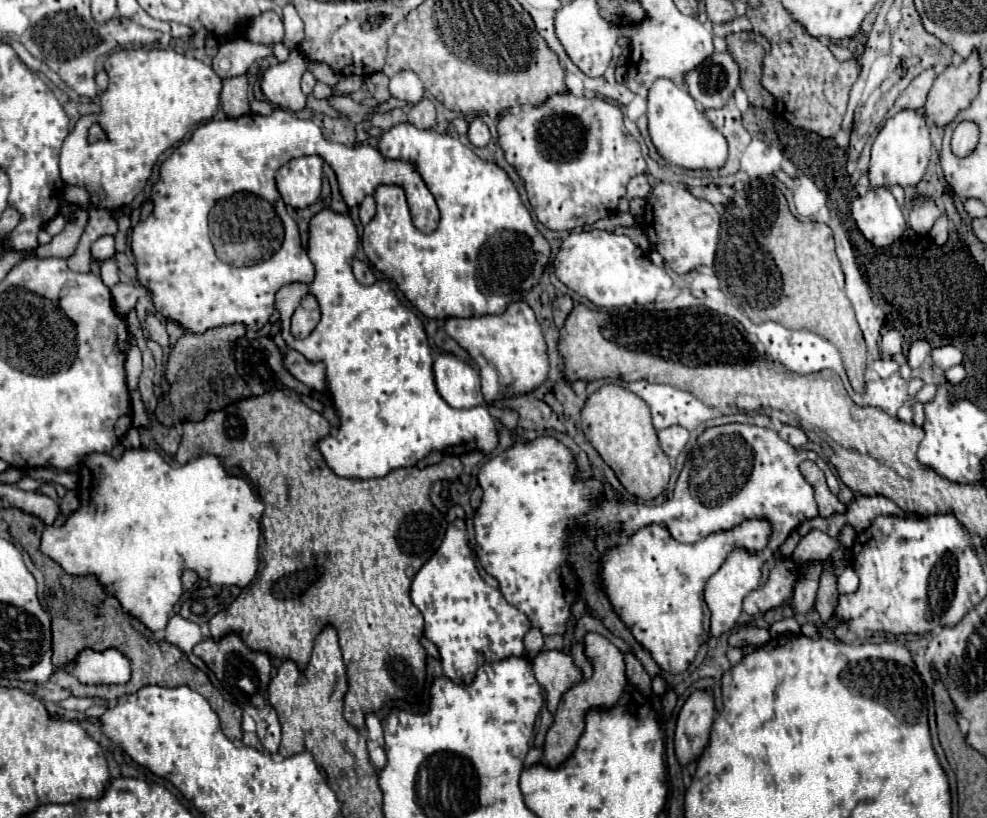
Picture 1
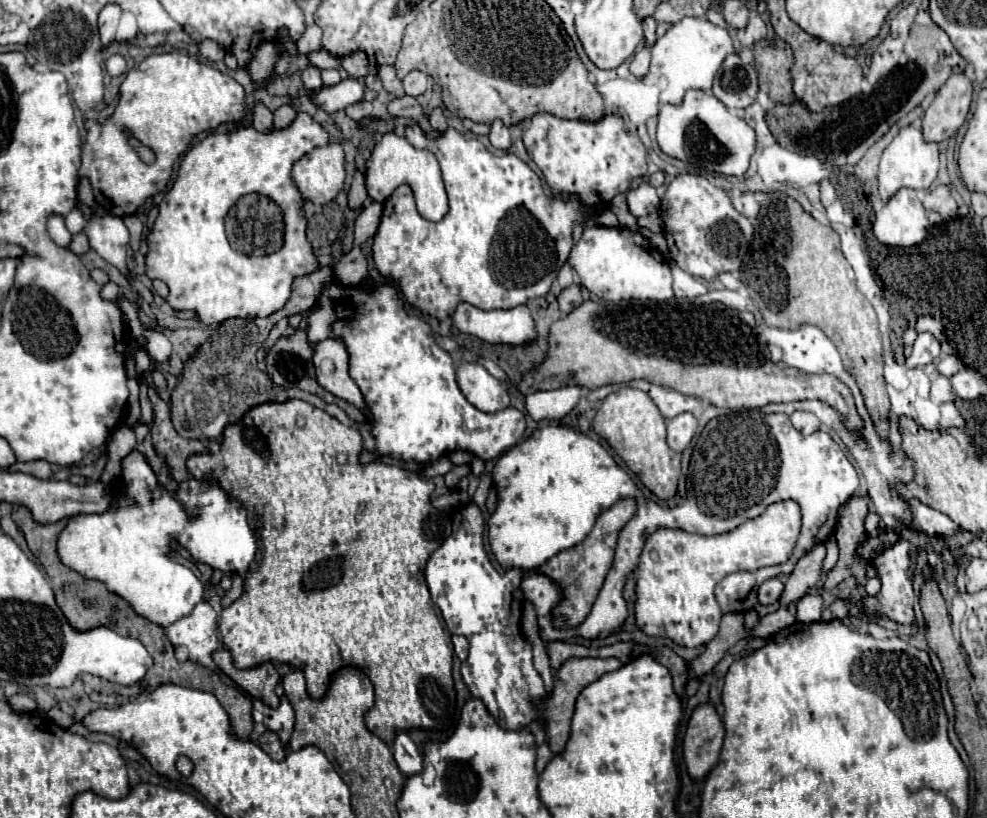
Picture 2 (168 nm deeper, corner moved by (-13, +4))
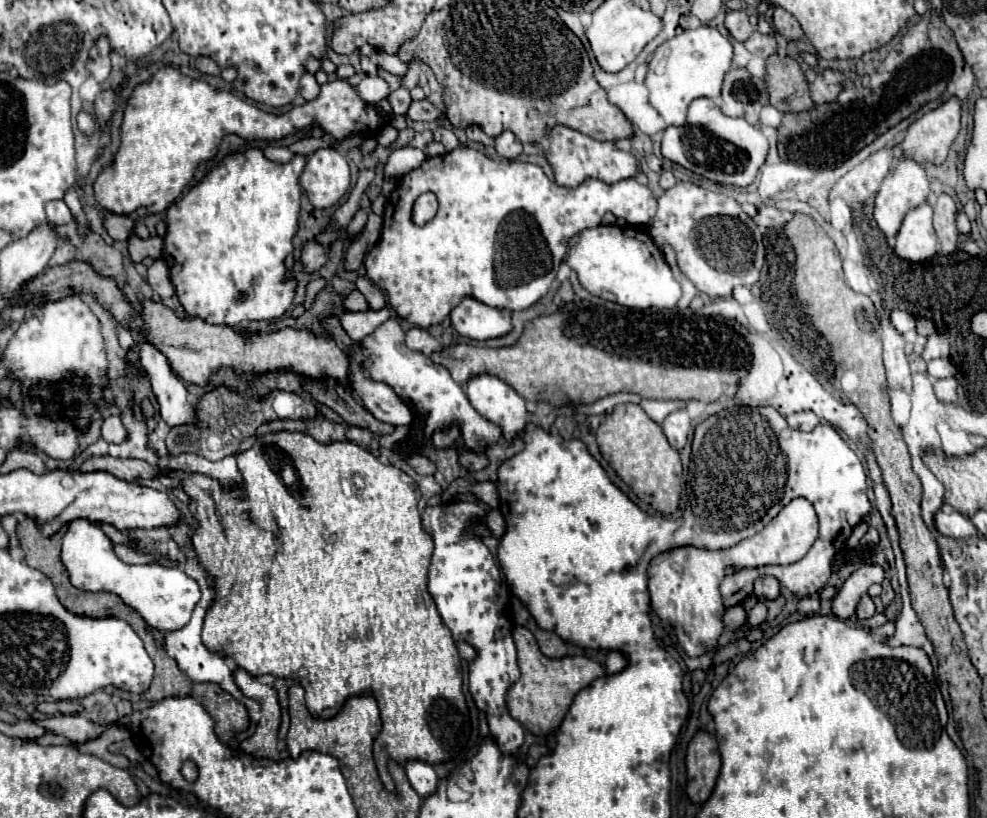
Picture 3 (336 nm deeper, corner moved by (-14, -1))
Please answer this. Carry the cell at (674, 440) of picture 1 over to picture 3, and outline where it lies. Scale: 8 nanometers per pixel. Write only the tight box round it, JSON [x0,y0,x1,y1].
[662,409,692,451]

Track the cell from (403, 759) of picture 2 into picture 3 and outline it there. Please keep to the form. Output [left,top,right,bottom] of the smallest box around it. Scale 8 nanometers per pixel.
[404,761,438,799]

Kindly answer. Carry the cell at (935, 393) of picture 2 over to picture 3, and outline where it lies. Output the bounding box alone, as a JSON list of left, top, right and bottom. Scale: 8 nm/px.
[934,377,958,403]

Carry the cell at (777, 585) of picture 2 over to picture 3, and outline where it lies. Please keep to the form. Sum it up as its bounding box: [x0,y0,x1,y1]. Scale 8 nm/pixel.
[754,575,780,599]

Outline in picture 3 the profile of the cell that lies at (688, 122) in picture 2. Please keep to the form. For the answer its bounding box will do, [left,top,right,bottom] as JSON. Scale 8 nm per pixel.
[662,99,768,187]

